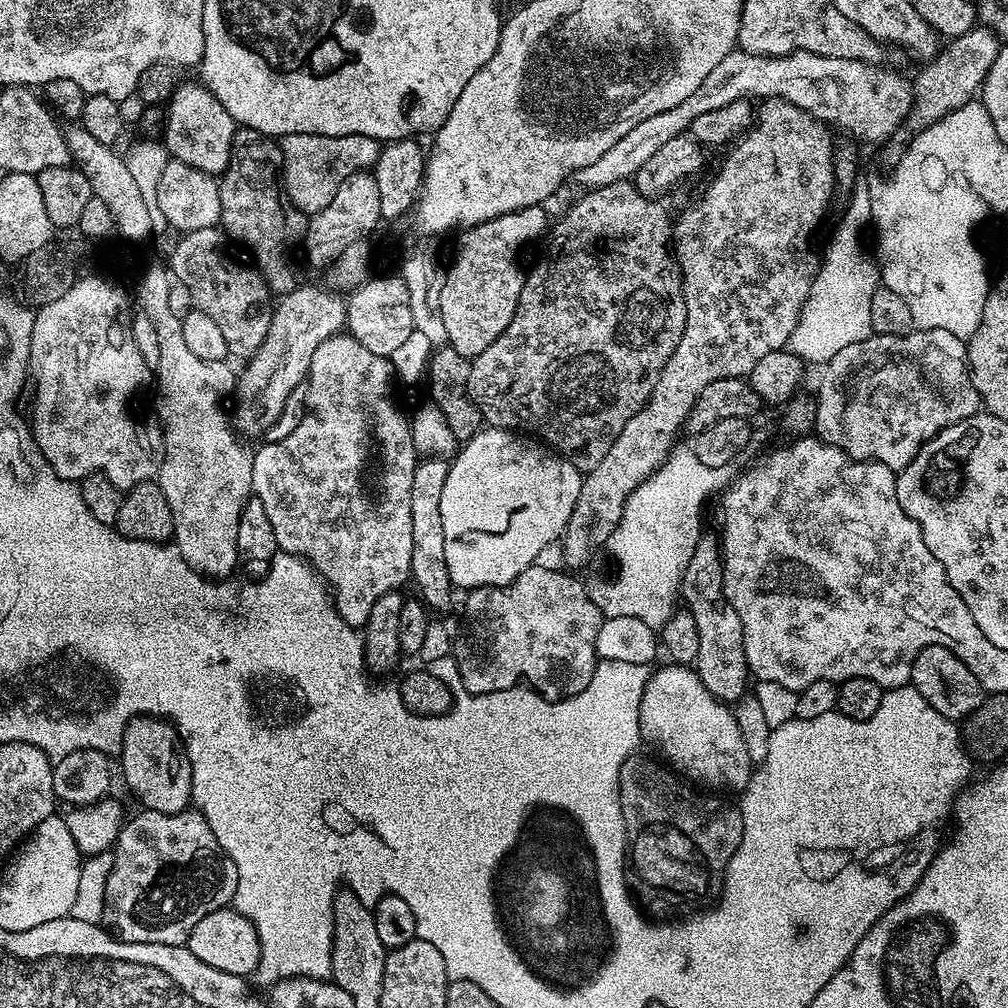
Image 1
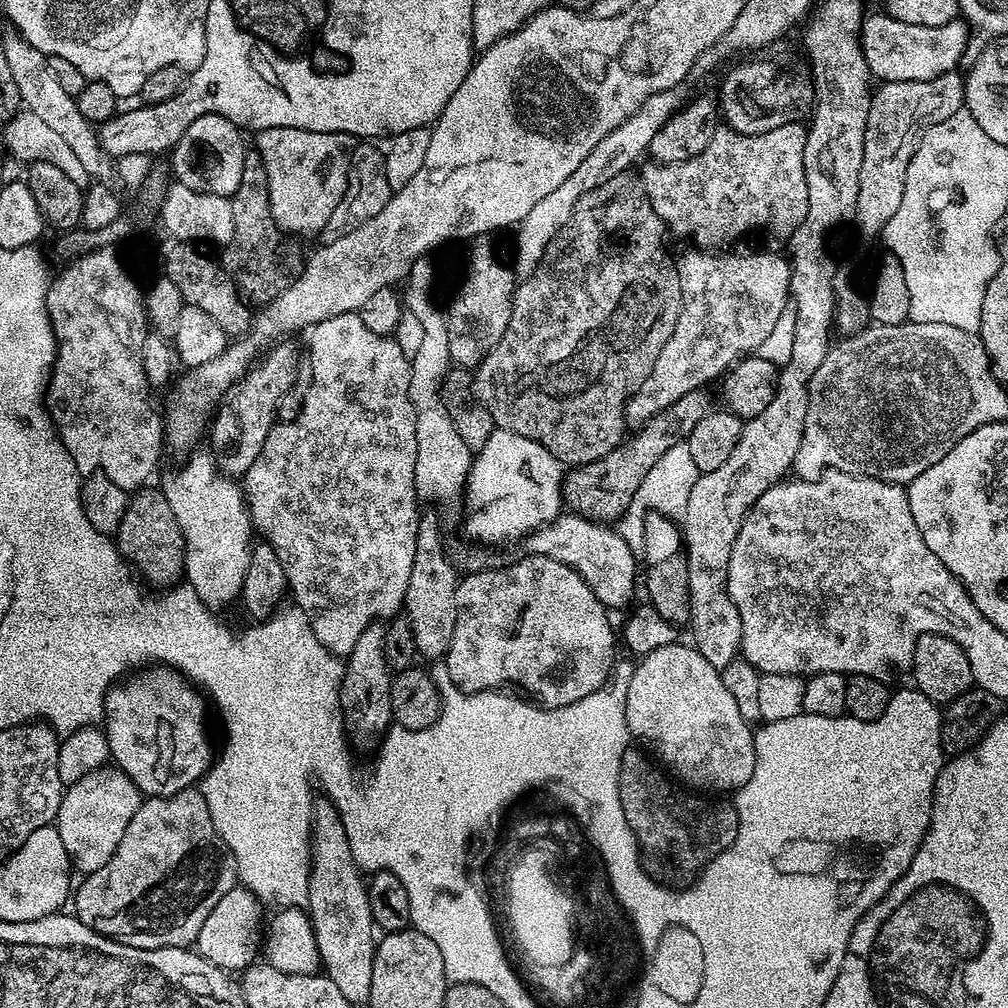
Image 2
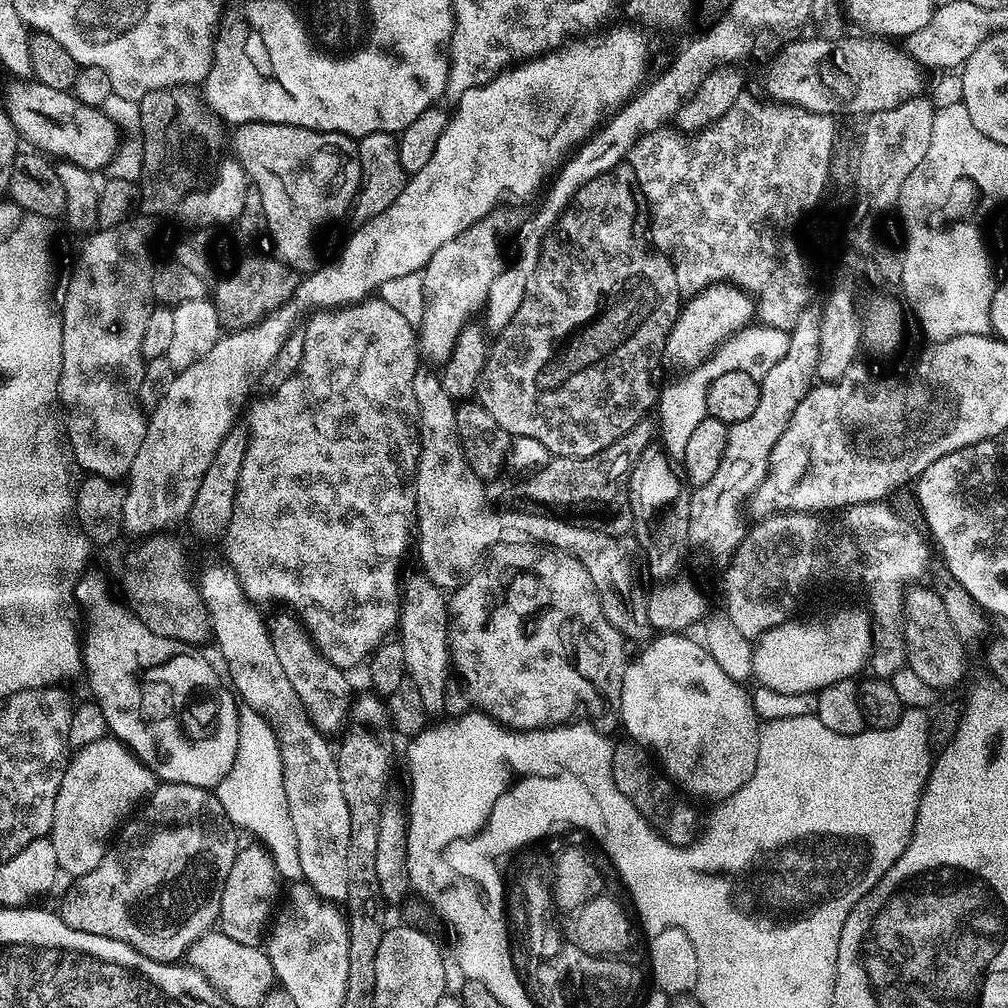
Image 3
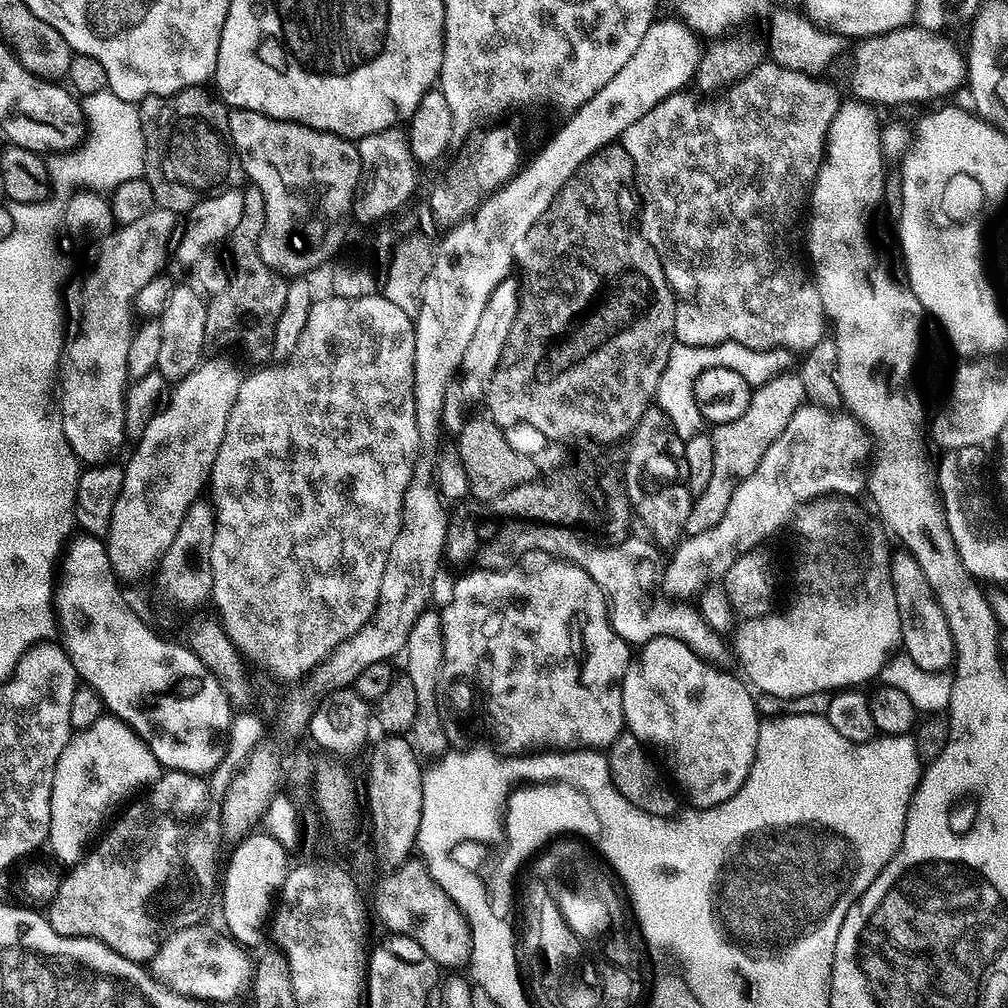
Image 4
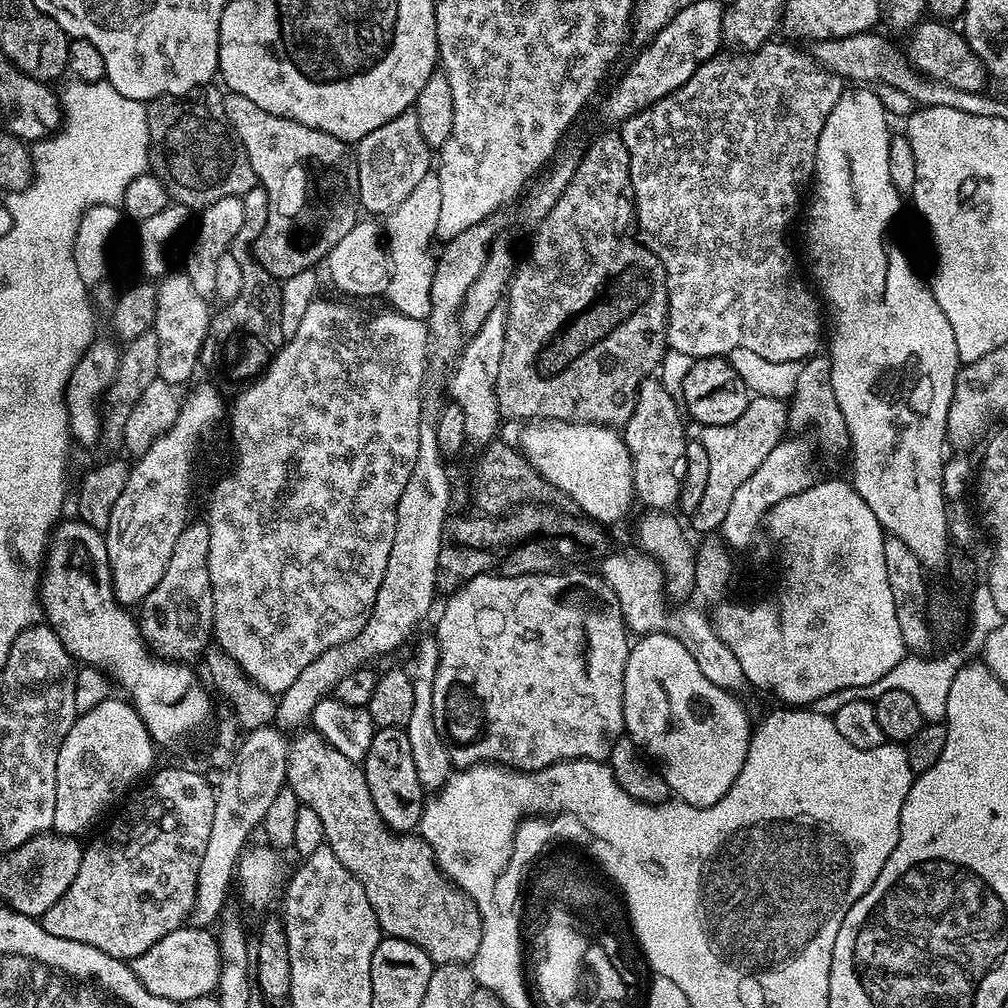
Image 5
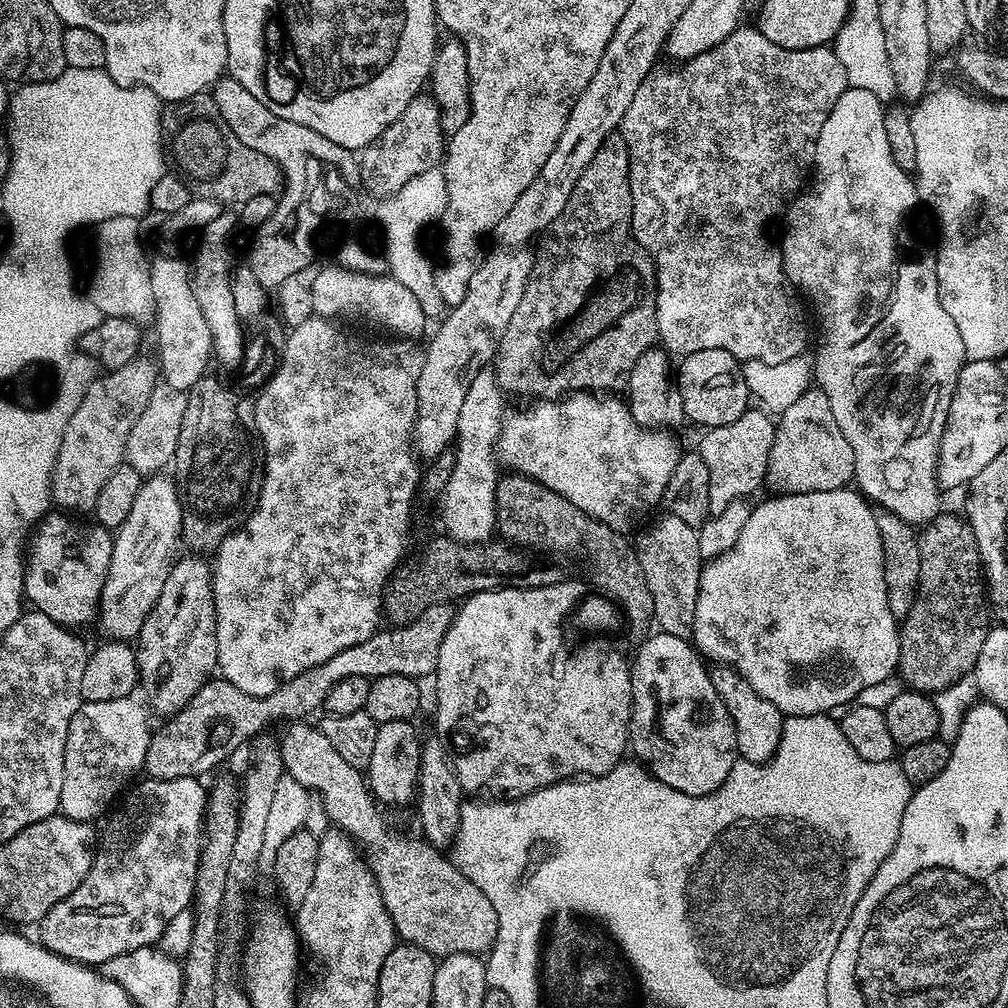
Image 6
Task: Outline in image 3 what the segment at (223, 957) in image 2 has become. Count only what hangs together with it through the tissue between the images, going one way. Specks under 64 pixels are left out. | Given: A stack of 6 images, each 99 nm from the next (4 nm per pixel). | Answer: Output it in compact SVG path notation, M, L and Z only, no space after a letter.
M258 844L253 845L248 848L241 847L236 853L220 899L218 926L232 940L242 945L258 946L263 941L269 918L274 910L274 896L280 878L267 849Z

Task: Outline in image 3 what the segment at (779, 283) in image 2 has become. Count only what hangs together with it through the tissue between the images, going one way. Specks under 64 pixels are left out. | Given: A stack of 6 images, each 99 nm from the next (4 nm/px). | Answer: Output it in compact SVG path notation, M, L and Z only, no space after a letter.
M721 282L710 284L701 292L689 295L683 301L680 314L673 324L664 347L664 360L677 364L683 370L691 370L711 359L716 351L731 339L736 332L749 327L758 304L751 292L745 291L738 284Z

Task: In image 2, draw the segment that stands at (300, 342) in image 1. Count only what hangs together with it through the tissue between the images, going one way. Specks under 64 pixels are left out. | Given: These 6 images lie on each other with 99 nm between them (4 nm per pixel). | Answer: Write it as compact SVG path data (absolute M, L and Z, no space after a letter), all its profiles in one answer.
M292 342L273 343L244 377L230 386L211 417L210 448L216 458L216 467L226 476L243 478L248 473L250 466L254 466L254 458L262 454L262 442L266 442L273 424L277 423L282 398L292 389L298 373L296 348L288 343Z

